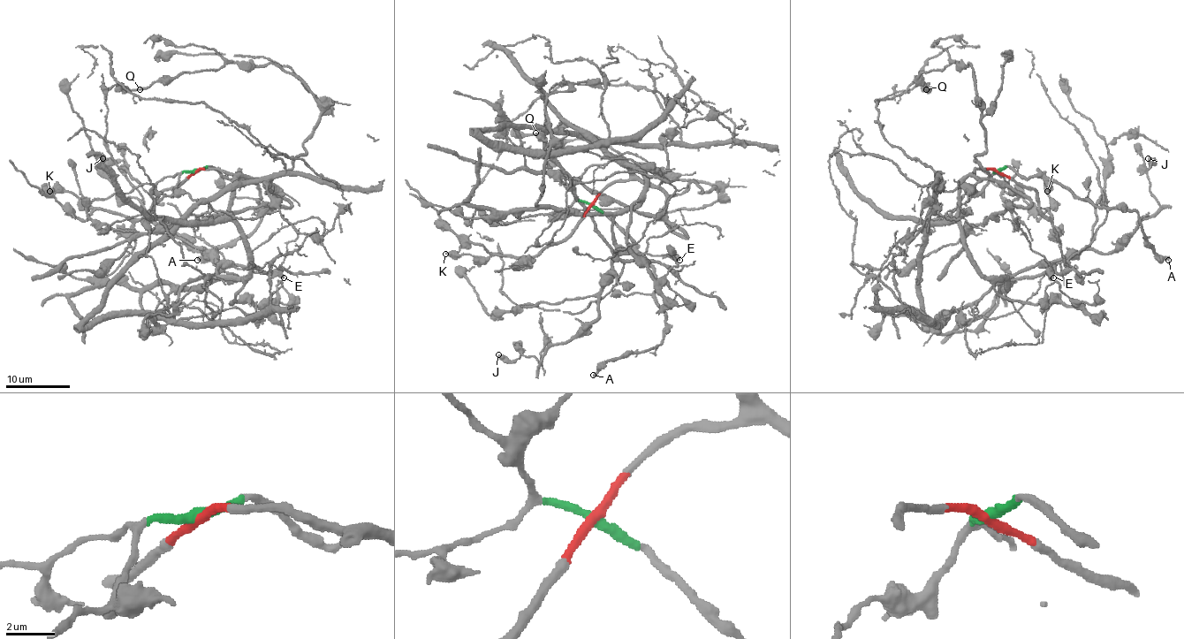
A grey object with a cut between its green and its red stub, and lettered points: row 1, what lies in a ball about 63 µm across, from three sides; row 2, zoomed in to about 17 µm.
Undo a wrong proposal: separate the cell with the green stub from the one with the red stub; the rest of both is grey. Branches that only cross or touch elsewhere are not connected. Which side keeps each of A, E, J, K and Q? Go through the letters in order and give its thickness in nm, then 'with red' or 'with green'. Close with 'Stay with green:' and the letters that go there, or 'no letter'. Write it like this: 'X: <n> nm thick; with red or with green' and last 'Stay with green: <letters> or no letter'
A: 420 nm thick; with green
E: 300 nm thick; with red
J: 500 nm thick; with red
K: 440 nm thick; with red
Q: 260 nm thick; with red
Stay with green: A

